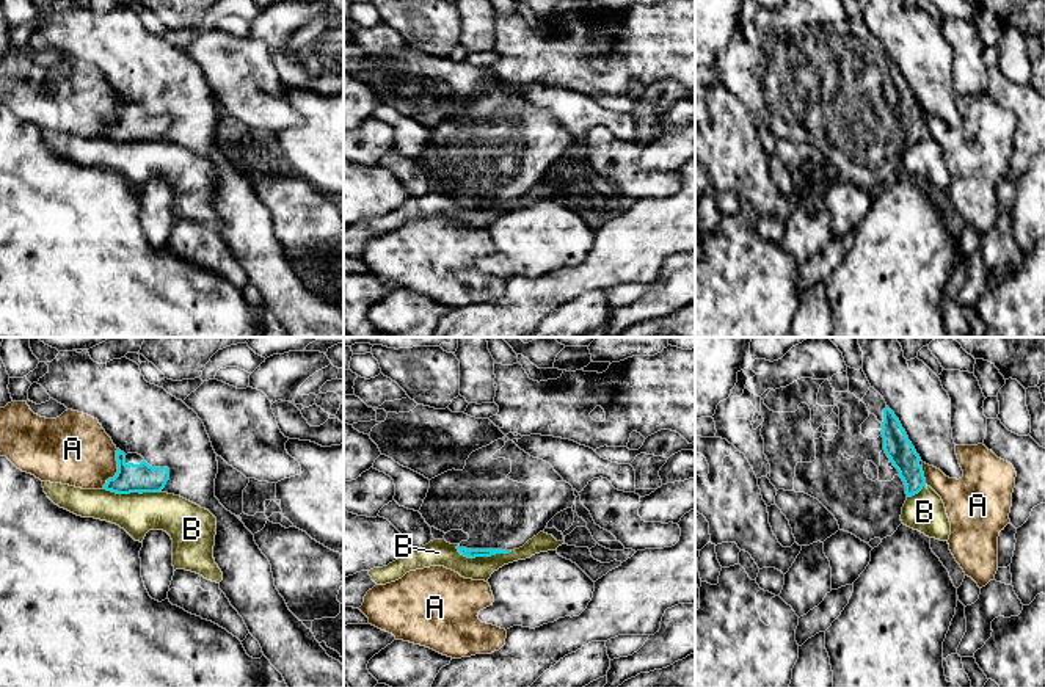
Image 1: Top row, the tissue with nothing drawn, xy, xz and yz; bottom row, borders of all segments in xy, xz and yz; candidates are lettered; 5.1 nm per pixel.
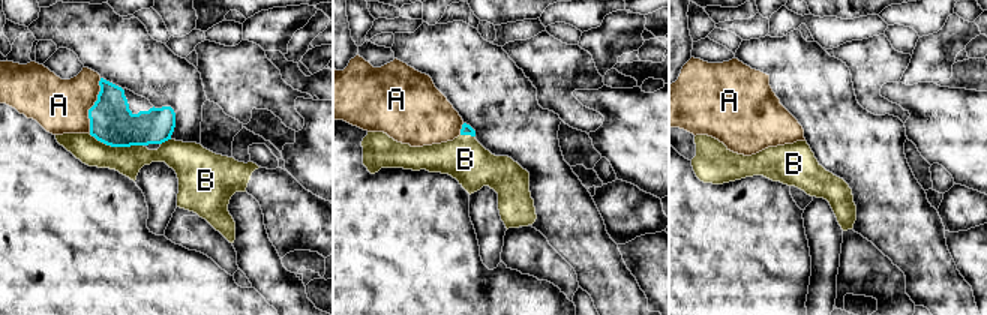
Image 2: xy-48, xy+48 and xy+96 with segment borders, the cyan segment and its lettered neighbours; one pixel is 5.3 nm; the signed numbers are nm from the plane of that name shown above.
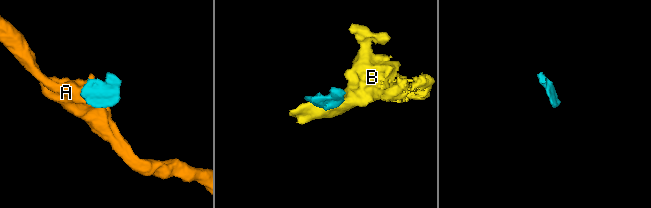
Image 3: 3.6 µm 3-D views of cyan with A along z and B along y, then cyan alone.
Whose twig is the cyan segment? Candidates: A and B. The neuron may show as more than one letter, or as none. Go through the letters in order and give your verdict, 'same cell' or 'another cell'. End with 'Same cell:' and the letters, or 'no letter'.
A: another cell
B: another cell
Same cell: no letter

